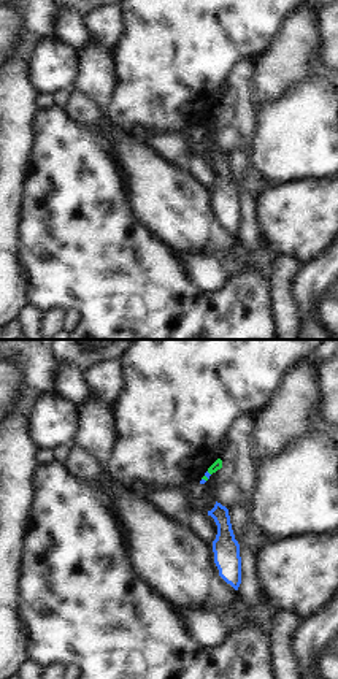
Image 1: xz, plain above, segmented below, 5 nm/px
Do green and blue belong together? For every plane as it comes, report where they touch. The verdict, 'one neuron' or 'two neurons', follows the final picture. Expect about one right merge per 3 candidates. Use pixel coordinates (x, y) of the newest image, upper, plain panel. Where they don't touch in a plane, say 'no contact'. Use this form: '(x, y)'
(205, 124)

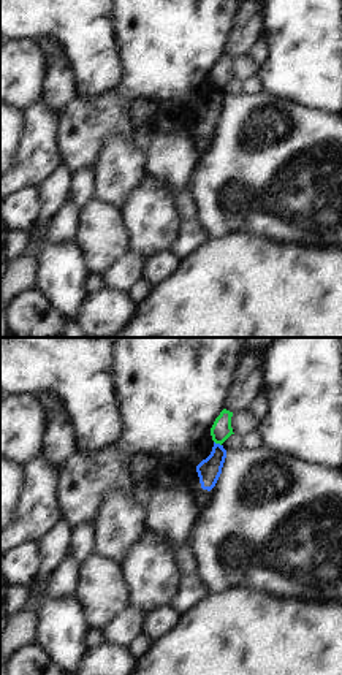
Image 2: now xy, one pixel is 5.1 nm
(217, 87)

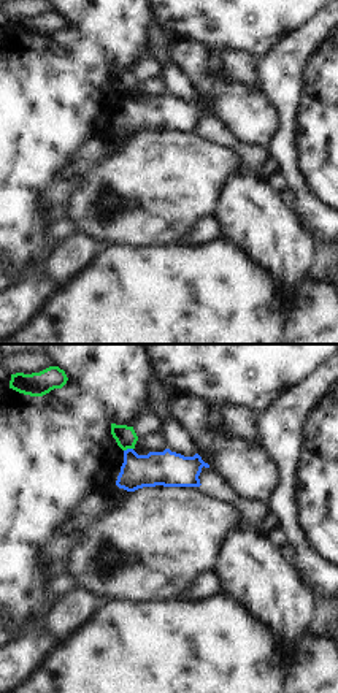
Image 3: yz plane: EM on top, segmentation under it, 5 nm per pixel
(127, 92)

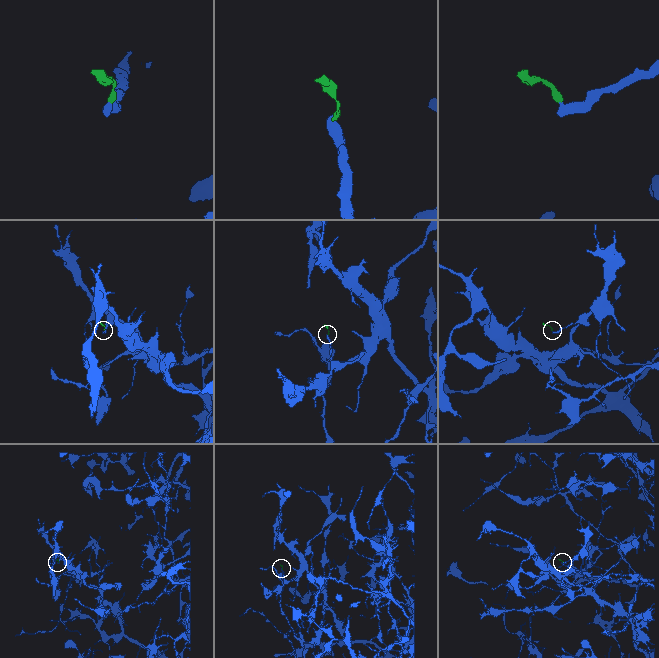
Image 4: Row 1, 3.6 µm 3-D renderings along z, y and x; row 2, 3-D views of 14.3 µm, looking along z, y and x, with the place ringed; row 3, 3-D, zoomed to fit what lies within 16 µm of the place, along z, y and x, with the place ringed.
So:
two neurons

